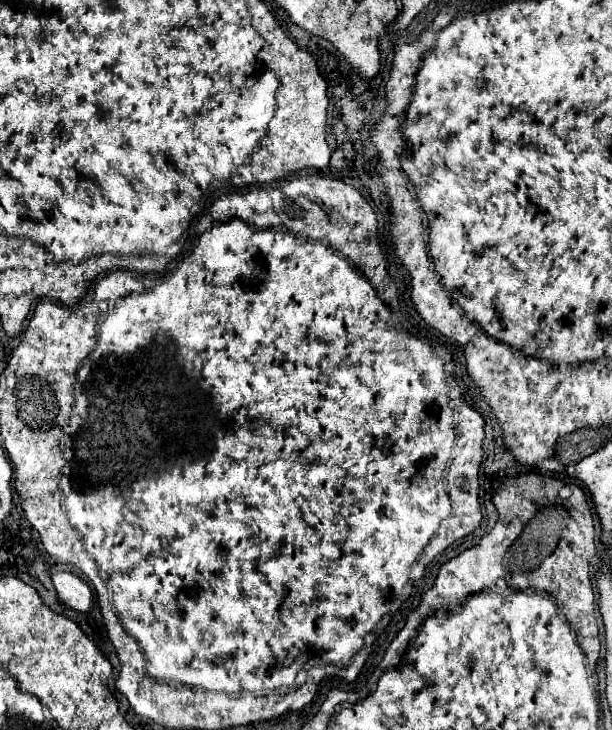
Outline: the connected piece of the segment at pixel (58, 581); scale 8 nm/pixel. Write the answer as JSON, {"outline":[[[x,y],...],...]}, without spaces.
{"outline":[[[55,572],[51,580],[61,602],[65,602],[69,608],[77,612],[89,612],[93,602],[93,592],[87,586],[87,582],[83,582],[79,576],[71,572]]]}

